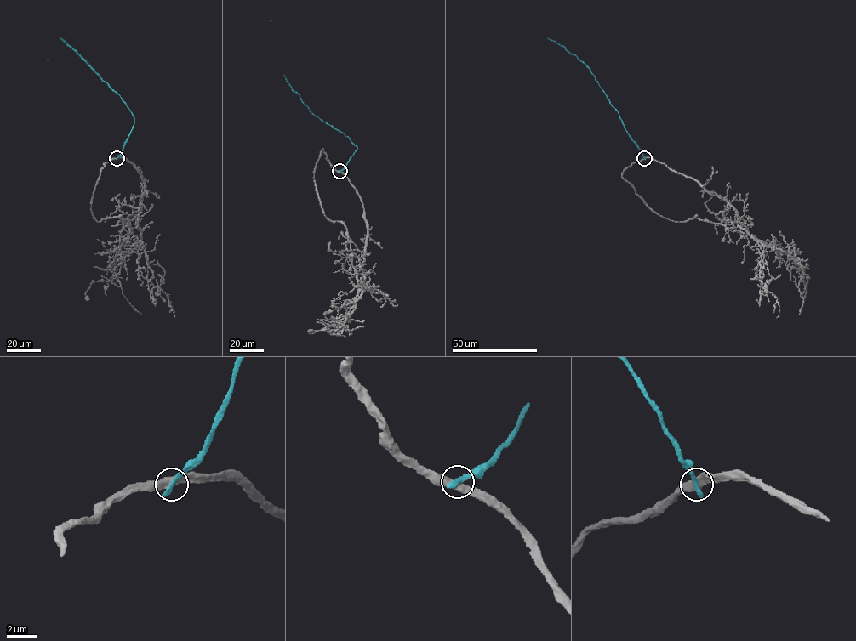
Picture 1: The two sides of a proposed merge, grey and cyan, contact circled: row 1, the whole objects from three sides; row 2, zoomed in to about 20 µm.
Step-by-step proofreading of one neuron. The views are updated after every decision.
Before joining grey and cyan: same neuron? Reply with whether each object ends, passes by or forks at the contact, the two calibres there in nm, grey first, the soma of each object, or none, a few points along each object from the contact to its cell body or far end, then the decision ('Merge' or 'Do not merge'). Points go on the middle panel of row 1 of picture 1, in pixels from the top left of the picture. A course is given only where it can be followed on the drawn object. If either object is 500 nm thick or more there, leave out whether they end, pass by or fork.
At the ring grey passes by. At the ring cyan ends. Thickness 480 nm (grey) against 360 nm. Soma of grey: none. Soma of cyan: none. Course of grey: (339, 172), (360, 195), (368, 237), (360, 263), (361, 297), (336, 331), (343, 325), (349, 330), (364, 326). Course of cyan: (339, 172), (356, 147), (344, 133), (316, 116), (293, 90), (283, 75), (271, 20). Do not merge

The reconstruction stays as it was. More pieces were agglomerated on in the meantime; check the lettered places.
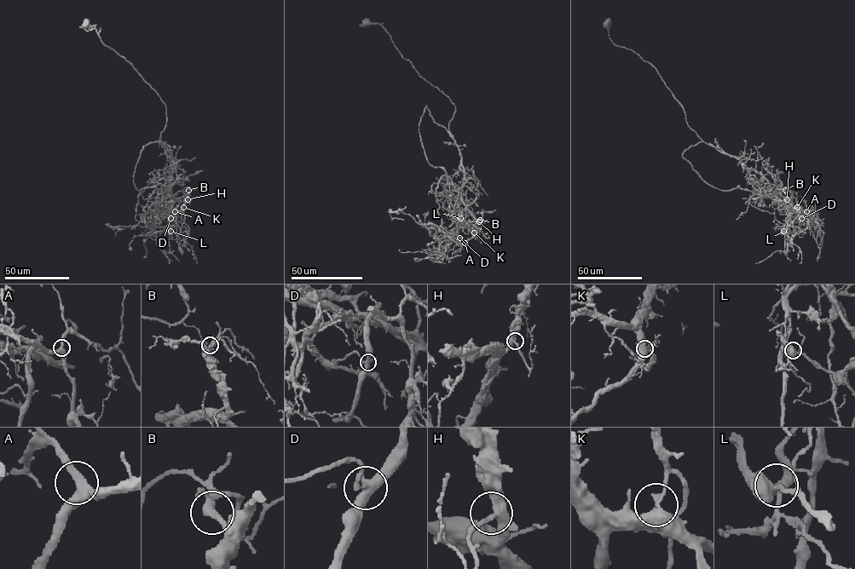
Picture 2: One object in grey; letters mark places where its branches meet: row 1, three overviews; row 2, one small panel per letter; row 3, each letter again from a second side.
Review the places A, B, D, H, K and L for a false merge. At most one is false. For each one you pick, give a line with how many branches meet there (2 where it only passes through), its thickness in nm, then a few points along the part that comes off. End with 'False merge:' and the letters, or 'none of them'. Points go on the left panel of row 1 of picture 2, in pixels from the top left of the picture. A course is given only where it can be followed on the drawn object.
K: branches 3; calibre 320 nm; course (183, 207), (163, 218), (170, 218), (169, 209), (151, 211), (136, 225), (119, 225)
False merge: K

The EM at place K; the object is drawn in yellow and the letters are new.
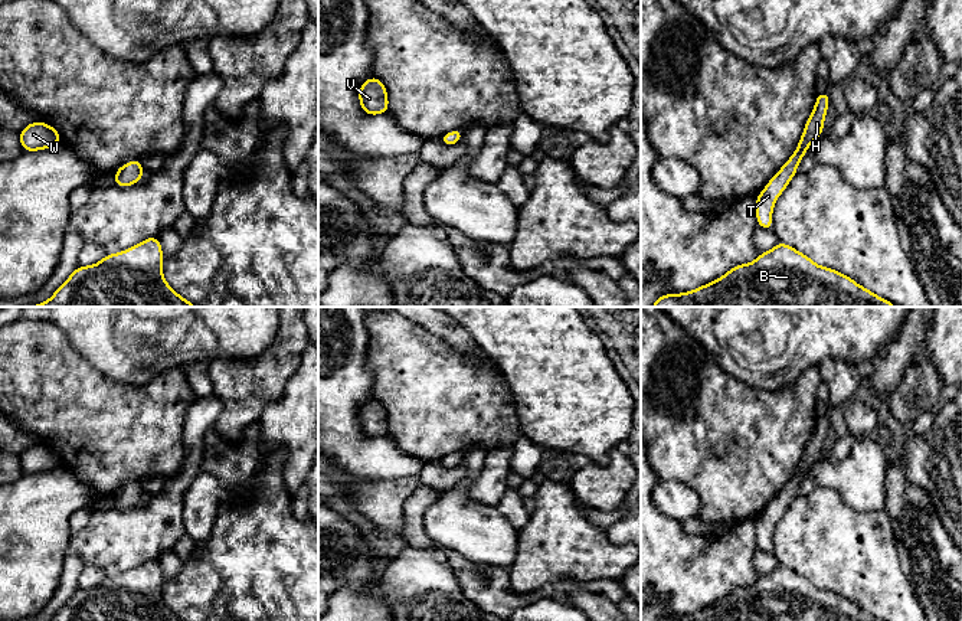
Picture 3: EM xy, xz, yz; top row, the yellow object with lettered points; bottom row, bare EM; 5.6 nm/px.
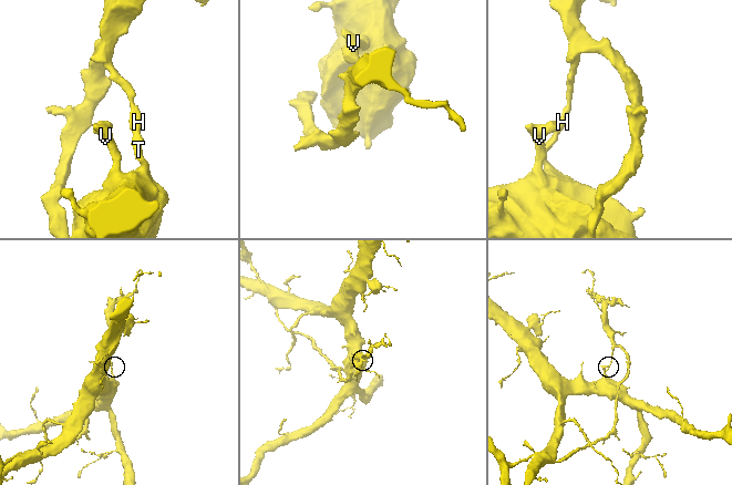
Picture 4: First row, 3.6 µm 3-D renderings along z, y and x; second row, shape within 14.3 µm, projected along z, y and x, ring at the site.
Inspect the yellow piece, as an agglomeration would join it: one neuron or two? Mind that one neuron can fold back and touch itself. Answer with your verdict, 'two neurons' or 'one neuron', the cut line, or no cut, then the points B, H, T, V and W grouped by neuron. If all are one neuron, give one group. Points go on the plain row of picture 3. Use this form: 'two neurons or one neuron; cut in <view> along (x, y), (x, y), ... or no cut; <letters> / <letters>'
two neurons; cut in xy along (126, 487), (126, 499), (131, 506); B T V W / H

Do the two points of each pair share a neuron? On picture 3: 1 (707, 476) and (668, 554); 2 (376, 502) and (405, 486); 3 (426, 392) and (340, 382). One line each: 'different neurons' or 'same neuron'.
1: different neurons
2: same neuron
3: different neurons

